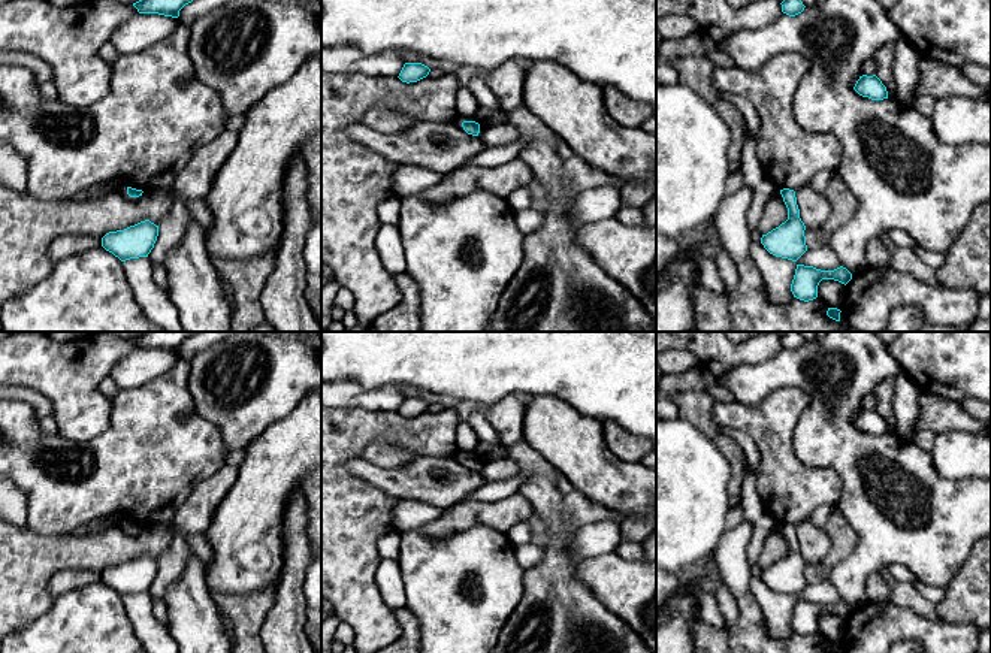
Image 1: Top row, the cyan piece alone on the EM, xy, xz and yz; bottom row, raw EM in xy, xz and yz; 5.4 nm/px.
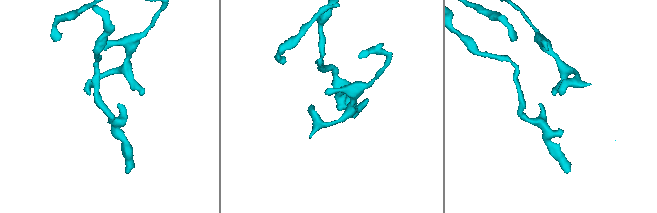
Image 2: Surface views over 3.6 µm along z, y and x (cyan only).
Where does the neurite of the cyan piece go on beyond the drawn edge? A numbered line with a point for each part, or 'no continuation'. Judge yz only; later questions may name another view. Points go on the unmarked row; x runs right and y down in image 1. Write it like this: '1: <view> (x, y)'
no continuation

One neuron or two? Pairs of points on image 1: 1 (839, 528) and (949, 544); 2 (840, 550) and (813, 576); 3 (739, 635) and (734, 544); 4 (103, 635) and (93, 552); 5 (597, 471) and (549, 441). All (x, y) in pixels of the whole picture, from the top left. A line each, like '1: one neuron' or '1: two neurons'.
1: two neurons
2: one neuron
3: one neuron
4: two neurons
5: one neuron

